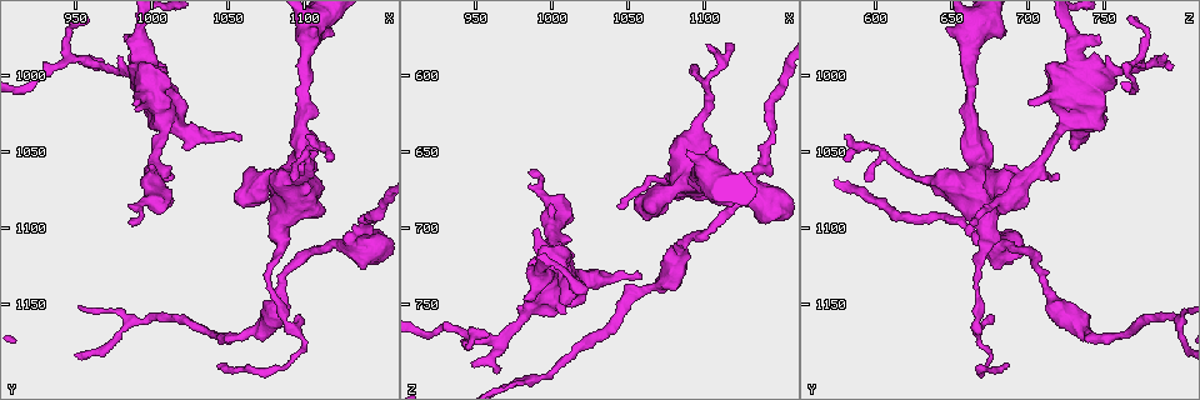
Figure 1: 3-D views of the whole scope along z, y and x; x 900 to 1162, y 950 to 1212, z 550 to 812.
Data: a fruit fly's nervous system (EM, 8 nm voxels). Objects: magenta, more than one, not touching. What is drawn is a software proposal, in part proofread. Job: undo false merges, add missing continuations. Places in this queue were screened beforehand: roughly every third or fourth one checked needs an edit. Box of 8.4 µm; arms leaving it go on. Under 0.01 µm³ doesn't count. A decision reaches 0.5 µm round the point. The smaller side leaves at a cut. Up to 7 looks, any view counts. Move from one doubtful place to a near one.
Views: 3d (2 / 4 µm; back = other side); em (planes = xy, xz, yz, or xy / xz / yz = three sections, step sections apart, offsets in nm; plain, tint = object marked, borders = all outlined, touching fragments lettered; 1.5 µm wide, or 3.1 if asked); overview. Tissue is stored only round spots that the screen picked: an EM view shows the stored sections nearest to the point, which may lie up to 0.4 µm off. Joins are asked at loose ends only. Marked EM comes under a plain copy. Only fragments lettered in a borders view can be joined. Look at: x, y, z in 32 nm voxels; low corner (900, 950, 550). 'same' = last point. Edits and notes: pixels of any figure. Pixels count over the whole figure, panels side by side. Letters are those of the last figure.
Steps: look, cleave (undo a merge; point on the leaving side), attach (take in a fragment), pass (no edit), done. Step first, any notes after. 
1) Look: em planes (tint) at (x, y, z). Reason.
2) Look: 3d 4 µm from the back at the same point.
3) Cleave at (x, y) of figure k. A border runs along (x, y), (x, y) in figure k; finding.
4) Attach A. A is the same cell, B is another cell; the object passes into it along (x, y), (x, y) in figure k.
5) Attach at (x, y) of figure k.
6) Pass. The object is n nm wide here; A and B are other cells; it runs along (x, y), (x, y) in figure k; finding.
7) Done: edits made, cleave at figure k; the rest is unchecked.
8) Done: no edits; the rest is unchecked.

Look: em xy step 8 (tint) at (1096, 1158, 676). An open end.

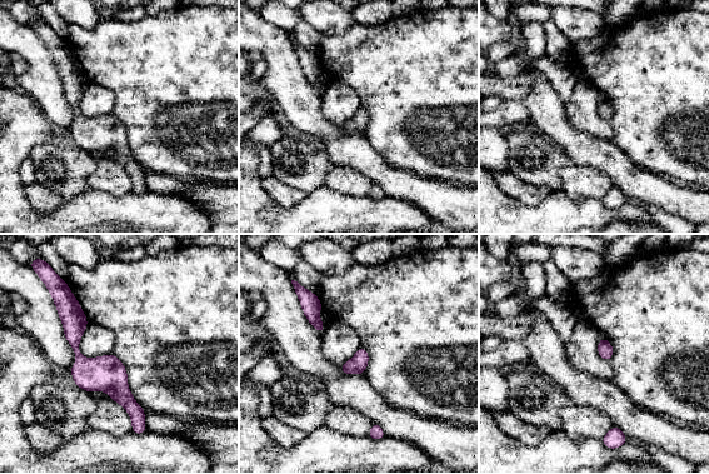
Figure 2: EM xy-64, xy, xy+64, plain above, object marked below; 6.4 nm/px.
Look: em planes (tint) at the same point.

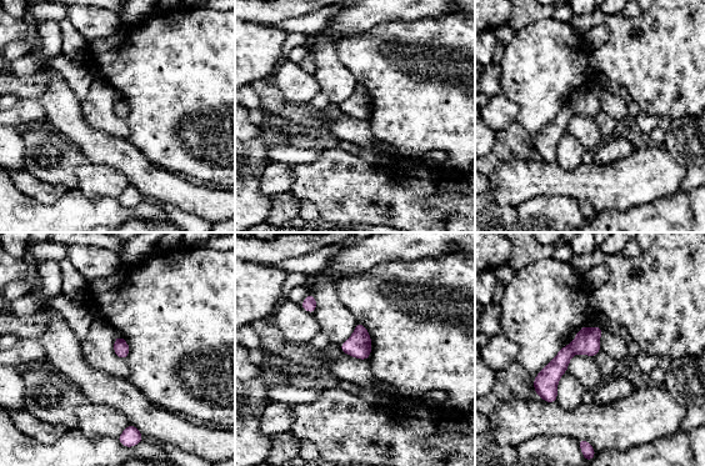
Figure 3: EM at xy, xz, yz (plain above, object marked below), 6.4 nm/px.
Look: em planes (borders) at the same point. See the neighbours.

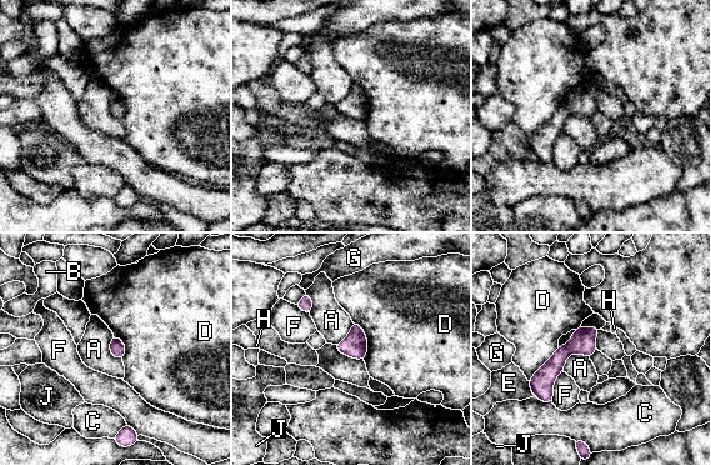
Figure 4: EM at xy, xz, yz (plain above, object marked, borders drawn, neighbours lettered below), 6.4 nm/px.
Pass. A, B, C, D, E, F, G, H and J are other cells; it runs along (594, 330), (534, 380) in figure 4; no lettered fragment goes on from it.

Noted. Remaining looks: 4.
Look: 3d 2 µm from the back at (1136, 1100, 660). Sudden change in width.

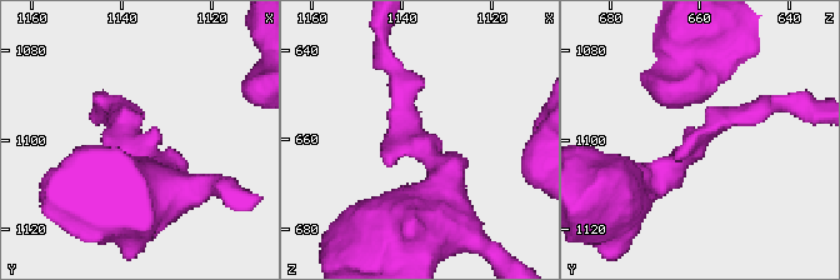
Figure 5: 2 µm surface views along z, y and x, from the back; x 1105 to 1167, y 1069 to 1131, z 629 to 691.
Look: em xy step 4 (tint) at (1137, 1099, 659). Need the tissue.

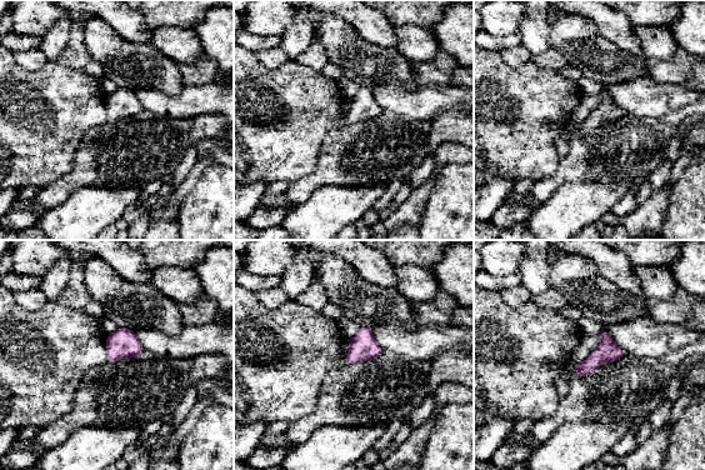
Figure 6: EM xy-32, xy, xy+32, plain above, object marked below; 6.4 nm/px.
Look: em planes (borders) at the same point.

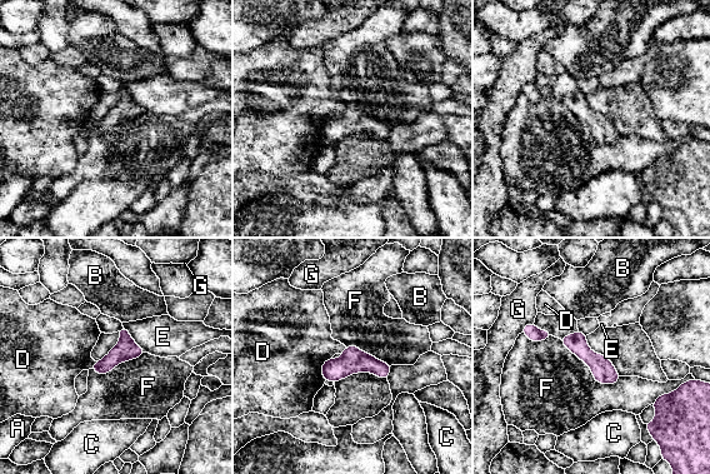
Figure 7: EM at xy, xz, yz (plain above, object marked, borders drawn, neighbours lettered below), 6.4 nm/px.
Pass. The longest contact is with F, 480 nm; A, B, C, D, E, F and G are other cells; it runs along (565, 340), (574, 342), (615, 378) in figure 7; one cell here.

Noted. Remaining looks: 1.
Look: em xy step 8 (borders) at (948, 986, 788). Free end.

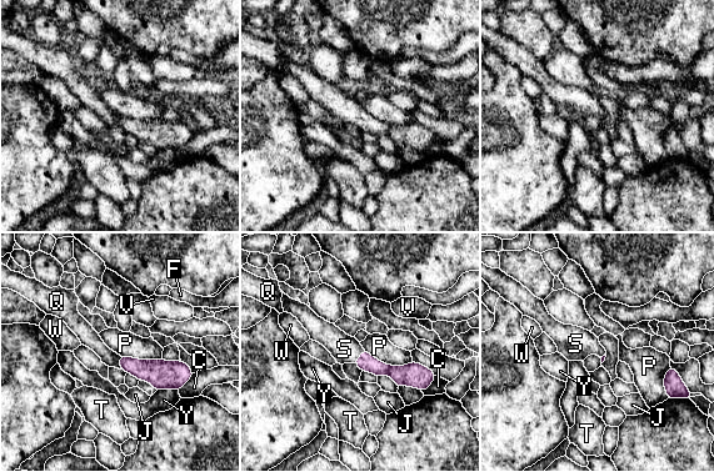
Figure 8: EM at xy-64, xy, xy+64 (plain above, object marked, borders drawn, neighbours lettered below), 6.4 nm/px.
Attach S. S is the same cell, C, F, J, P, Q, T, V, W and Y are other cells; the object passes into it along (367, 362), (360, 356), (344, 349) in figure 8; it goes on there.

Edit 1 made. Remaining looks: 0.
Done: edits made, attach at figure 8; the rest is unchecked.

